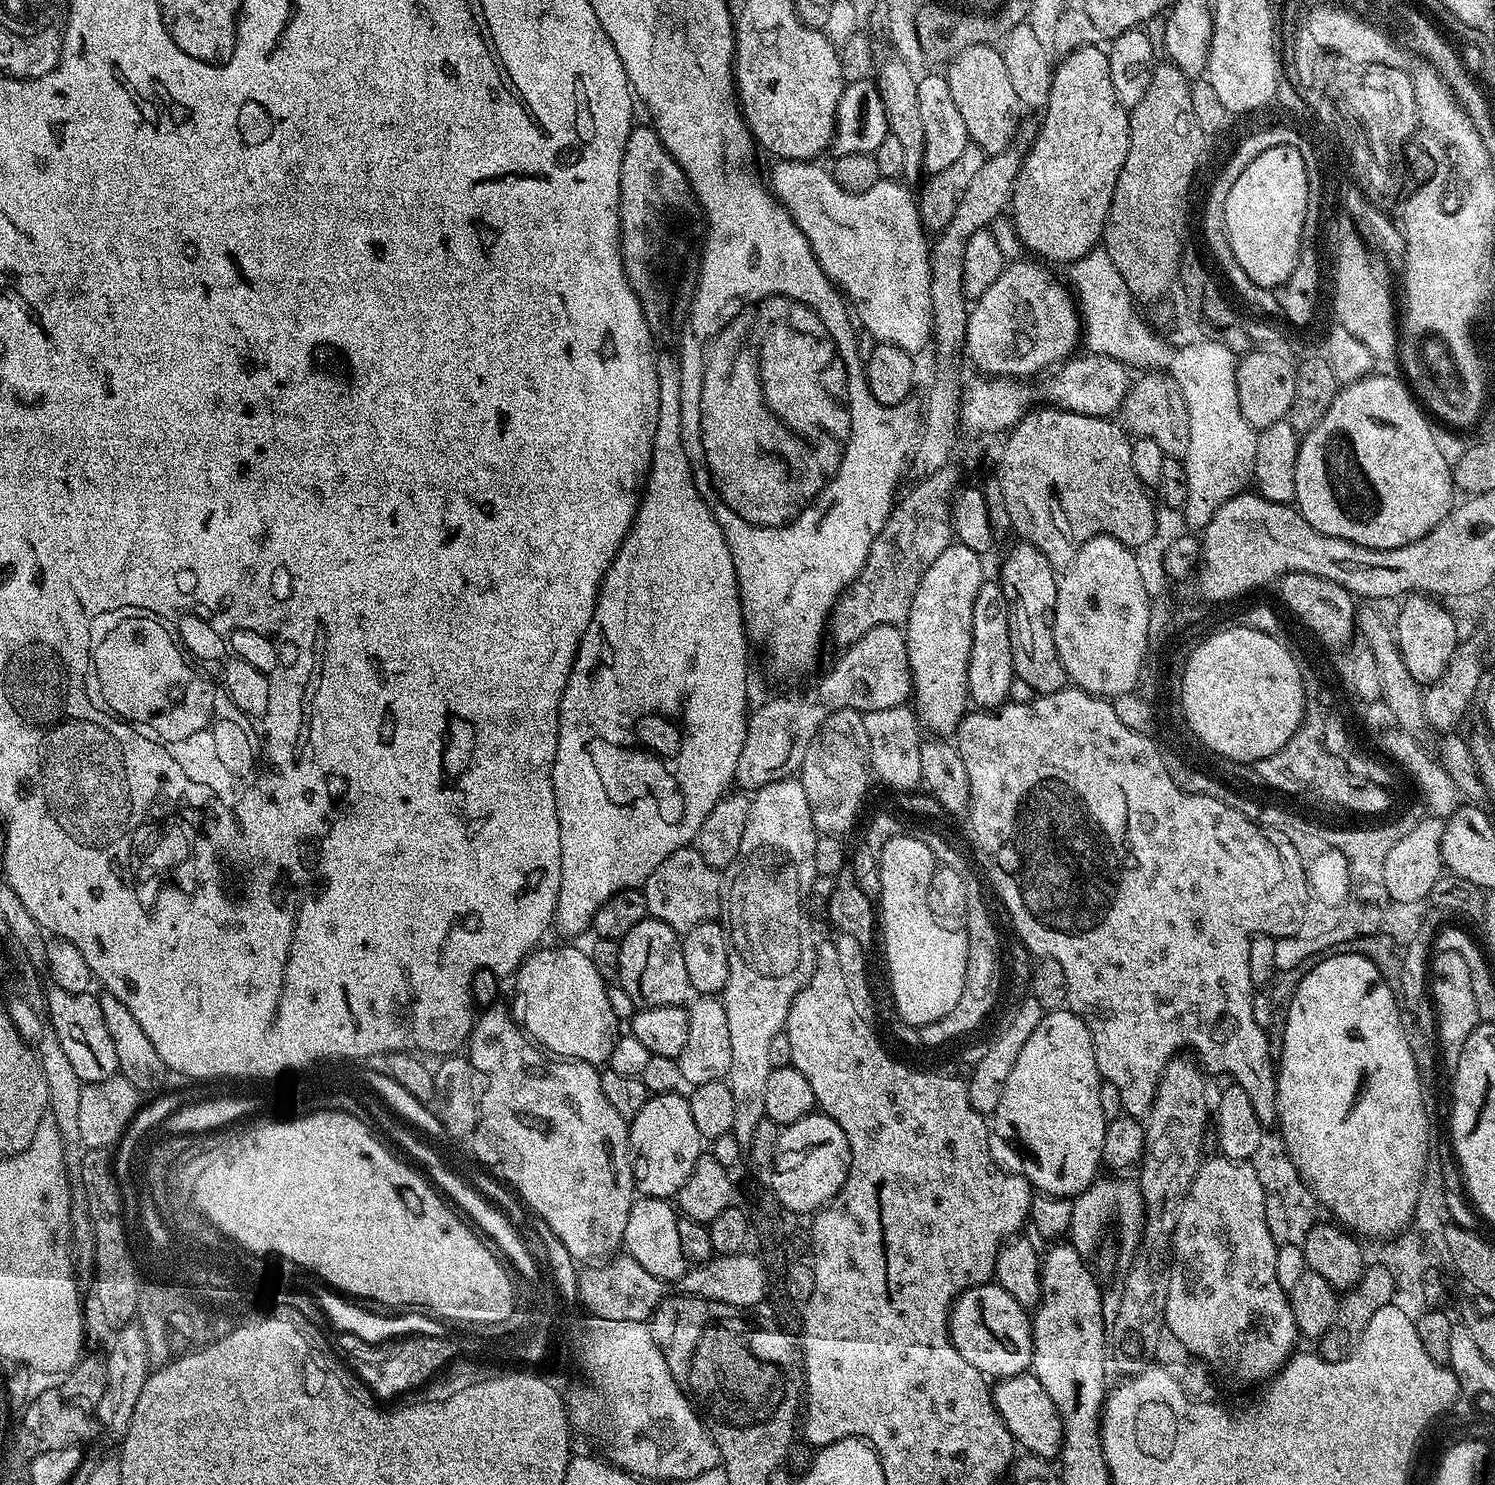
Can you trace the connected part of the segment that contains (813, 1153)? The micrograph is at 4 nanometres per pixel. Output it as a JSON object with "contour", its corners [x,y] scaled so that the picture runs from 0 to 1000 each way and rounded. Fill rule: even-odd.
{"contour":[[[544,750],[522,759],[520,774],[515,785],[515,799],[528,817],[543,818],[562,803],[569,785],[570,772],[566,769],[566,764],[563,764],[563,758],[553,751]]]}

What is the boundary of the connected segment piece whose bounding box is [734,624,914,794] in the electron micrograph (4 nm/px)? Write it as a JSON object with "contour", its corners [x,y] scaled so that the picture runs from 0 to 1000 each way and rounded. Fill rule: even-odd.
{"contour":[[[599,420],[585,422],[563,439],[565,440],[563,440],[562,445],[544,463],[540,463],[538,466],[530,466],[528,469],[517,468],[508,477],[501,481],[499,500],[496,501],[496,508],[494,510],[491,526],[493,531],[505,535],[510,529],[515,529],[515,527],[532,523],[534,521],[542,498],[555,480],[564,477],[570,477],[575,480],[595,478],[595,475],[605,475],[611,471],[610,452],[604,422]]]}

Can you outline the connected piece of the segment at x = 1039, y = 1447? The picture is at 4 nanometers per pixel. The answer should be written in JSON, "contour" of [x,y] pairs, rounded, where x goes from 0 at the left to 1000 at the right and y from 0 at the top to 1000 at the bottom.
{"contour":[[[690,923],[666,929],[664,935],[664,943],[670,958],[673,958],[678,970],[686,978],[690,978],[702,984],[708,981],[712,972],[709,953],[705,944],[702,944],[702,939],[700,939],[697,931],[694,931],[694,928]]]}

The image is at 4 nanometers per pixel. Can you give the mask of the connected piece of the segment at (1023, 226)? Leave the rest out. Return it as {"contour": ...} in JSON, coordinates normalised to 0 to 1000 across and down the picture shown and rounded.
{"contour":[[[738,32],[719,32],[710,40],[712,41],[709,44],[707,42],[704,49],[701,70],[697,73],[698,81],[693,92],[690,92],[685,108],[682,110],[680,125],[677,126],[676,145],[681,154],[682,161],[689,169],[694,170],[696,176],[704,175],[706,178],[716,179],[736,164],[745,125],[755,100],[755,76],[745,63],[741,36]]]}

